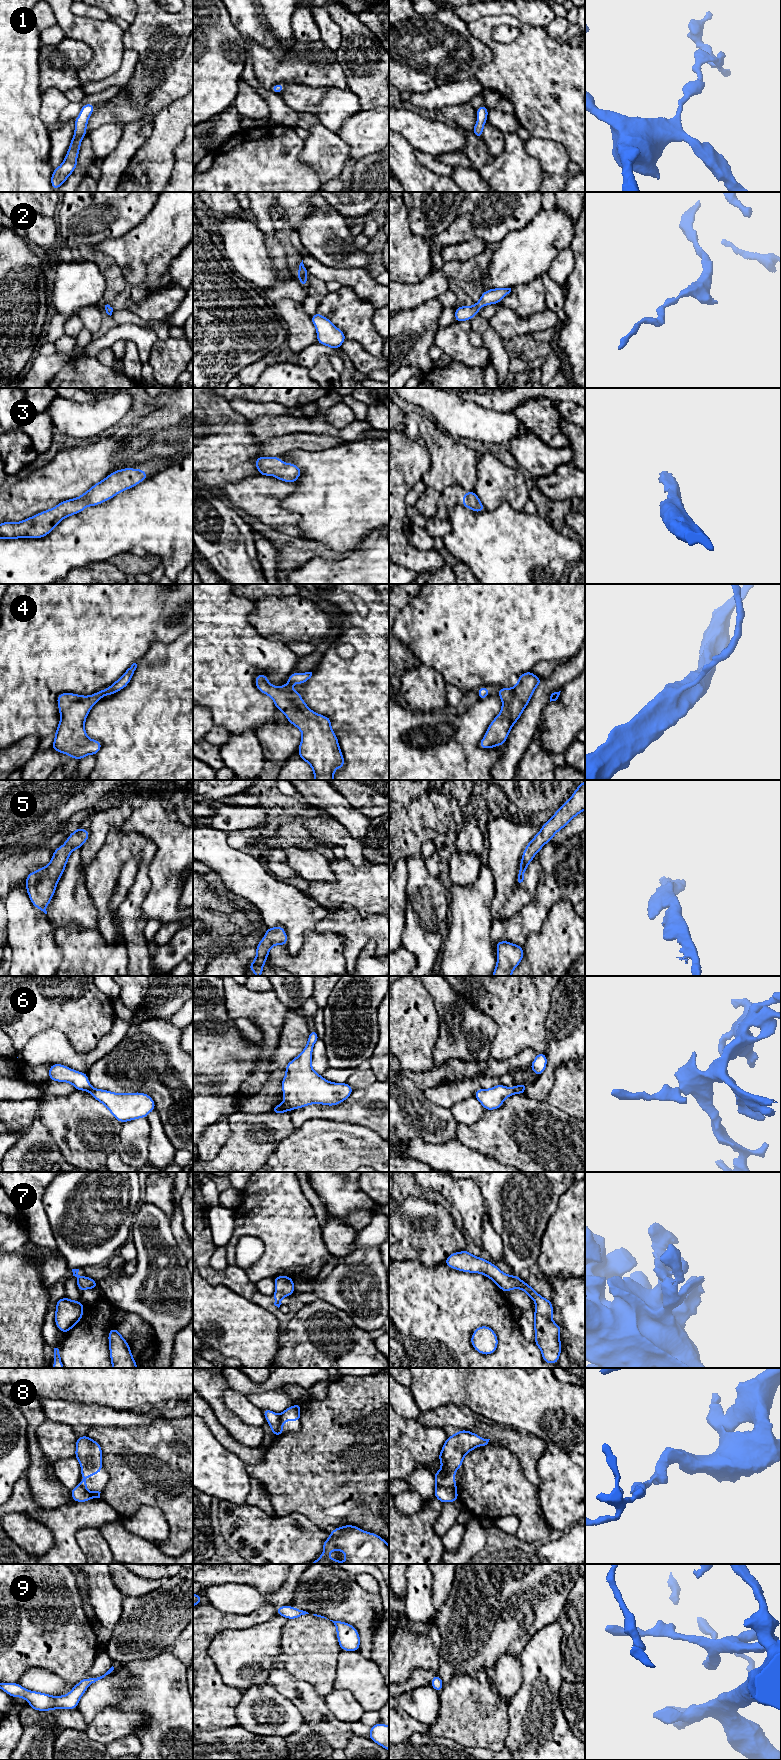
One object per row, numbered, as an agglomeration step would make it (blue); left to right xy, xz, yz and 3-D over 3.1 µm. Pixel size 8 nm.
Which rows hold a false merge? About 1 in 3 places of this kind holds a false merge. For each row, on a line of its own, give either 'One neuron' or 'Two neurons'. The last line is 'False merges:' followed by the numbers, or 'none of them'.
1: One neuron
2: One neuron
3: One neuron
4: One neuron
5: One neuron
6: Two neurons
7: One neuron
8: Two neurons
9: One neuron
False merges: 6, 8

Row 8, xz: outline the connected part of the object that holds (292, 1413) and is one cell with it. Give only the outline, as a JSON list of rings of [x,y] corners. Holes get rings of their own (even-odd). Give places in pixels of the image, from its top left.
[[[294,1404],[293,1406],[285,1409],[280,1414],[279,1435],[283,1435],[283,1422],[284,1421],[301,1421],[301,1405]]]

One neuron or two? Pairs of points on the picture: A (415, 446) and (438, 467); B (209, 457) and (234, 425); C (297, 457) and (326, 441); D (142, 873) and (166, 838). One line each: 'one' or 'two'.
A: two
B: one
C: two
D: two

